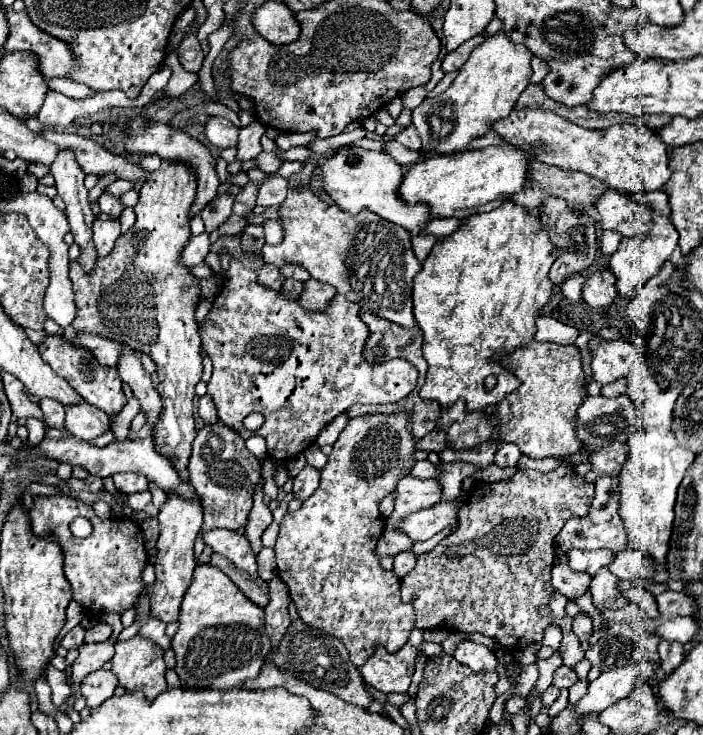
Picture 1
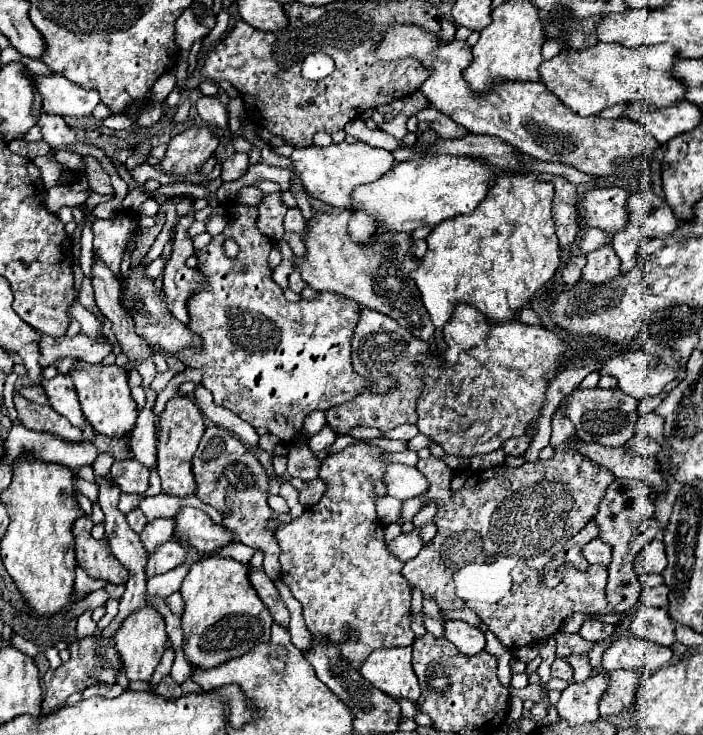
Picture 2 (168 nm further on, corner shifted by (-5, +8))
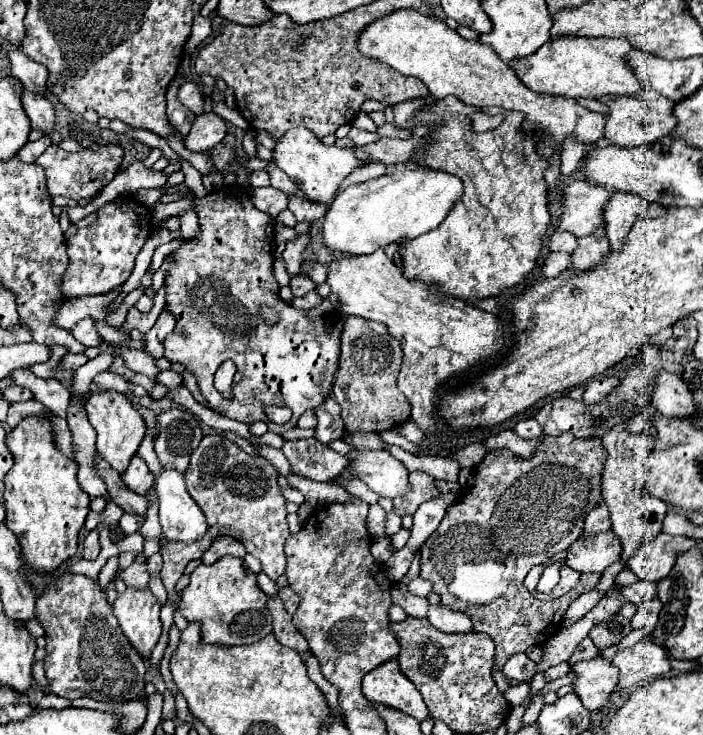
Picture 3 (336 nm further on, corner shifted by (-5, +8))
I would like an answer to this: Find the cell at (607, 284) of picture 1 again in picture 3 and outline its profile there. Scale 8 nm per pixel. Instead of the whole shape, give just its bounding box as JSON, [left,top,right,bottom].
[571,226,609,270]

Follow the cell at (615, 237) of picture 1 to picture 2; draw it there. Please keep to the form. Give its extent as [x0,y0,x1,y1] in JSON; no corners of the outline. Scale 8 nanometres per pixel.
[577,228,611,252]

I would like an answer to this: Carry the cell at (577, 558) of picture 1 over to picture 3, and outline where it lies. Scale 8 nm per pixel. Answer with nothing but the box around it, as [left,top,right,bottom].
[565,530,621,572]

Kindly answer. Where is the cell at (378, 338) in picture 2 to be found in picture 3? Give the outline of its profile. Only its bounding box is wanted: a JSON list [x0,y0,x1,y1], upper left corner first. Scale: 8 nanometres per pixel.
[331,316,409,432]

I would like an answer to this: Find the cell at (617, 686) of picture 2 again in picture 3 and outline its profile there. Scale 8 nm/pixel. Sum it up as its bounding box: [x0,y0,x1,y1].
[571,656,619,710]

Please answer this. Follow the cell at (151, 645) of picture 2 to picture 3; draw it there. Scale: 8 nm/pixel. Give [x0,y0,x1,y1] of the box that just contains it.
[113,588,161,658]

